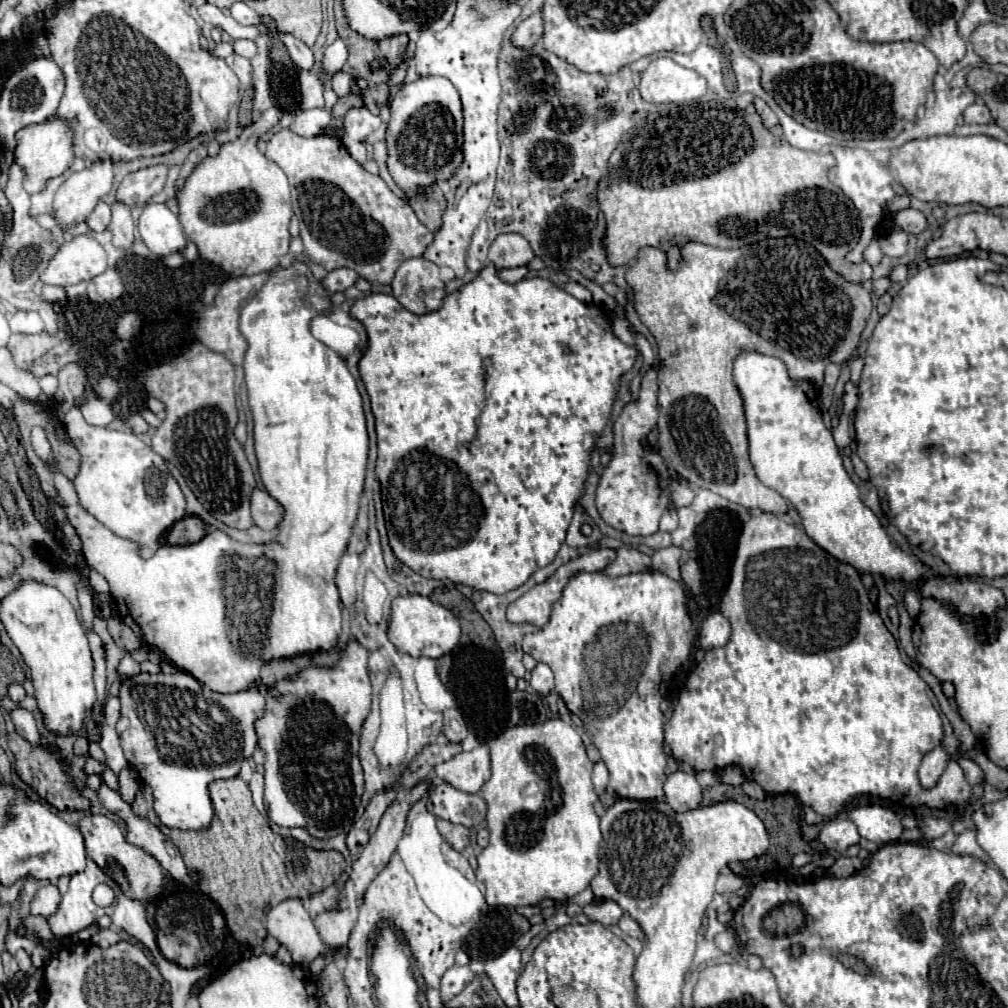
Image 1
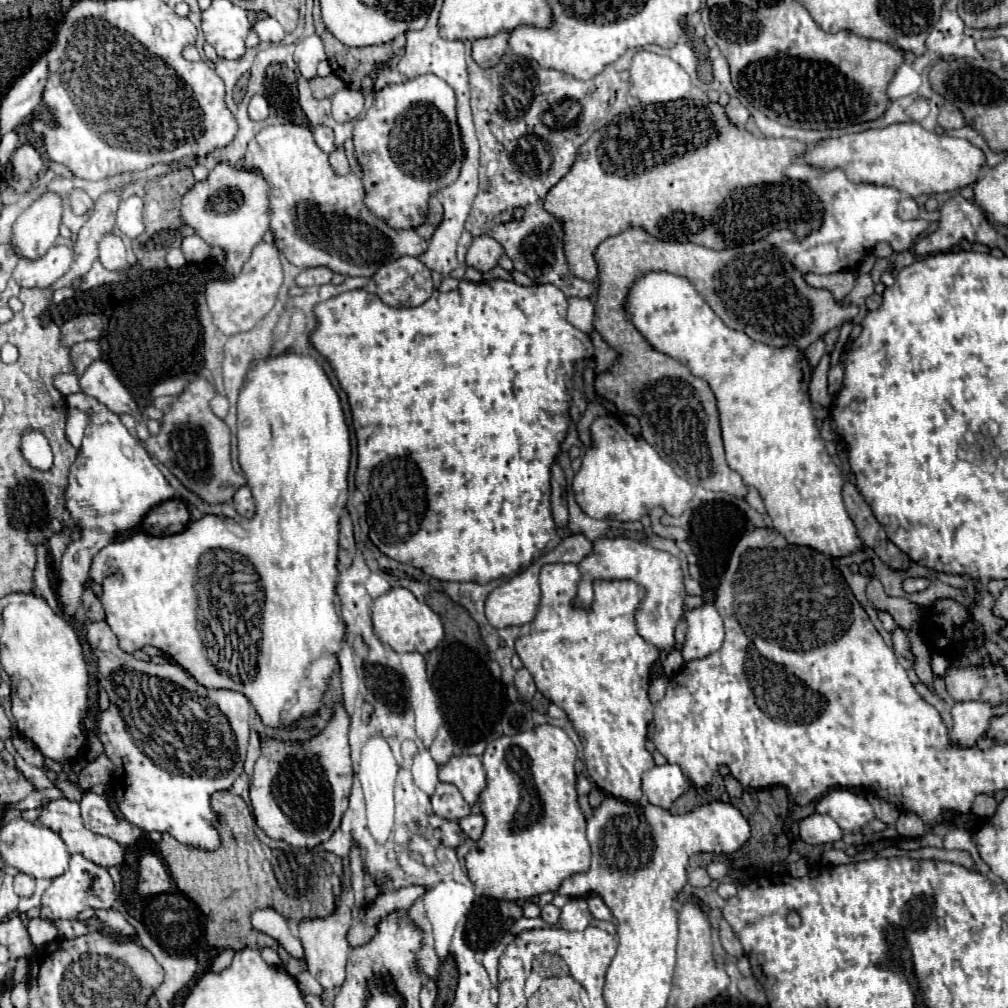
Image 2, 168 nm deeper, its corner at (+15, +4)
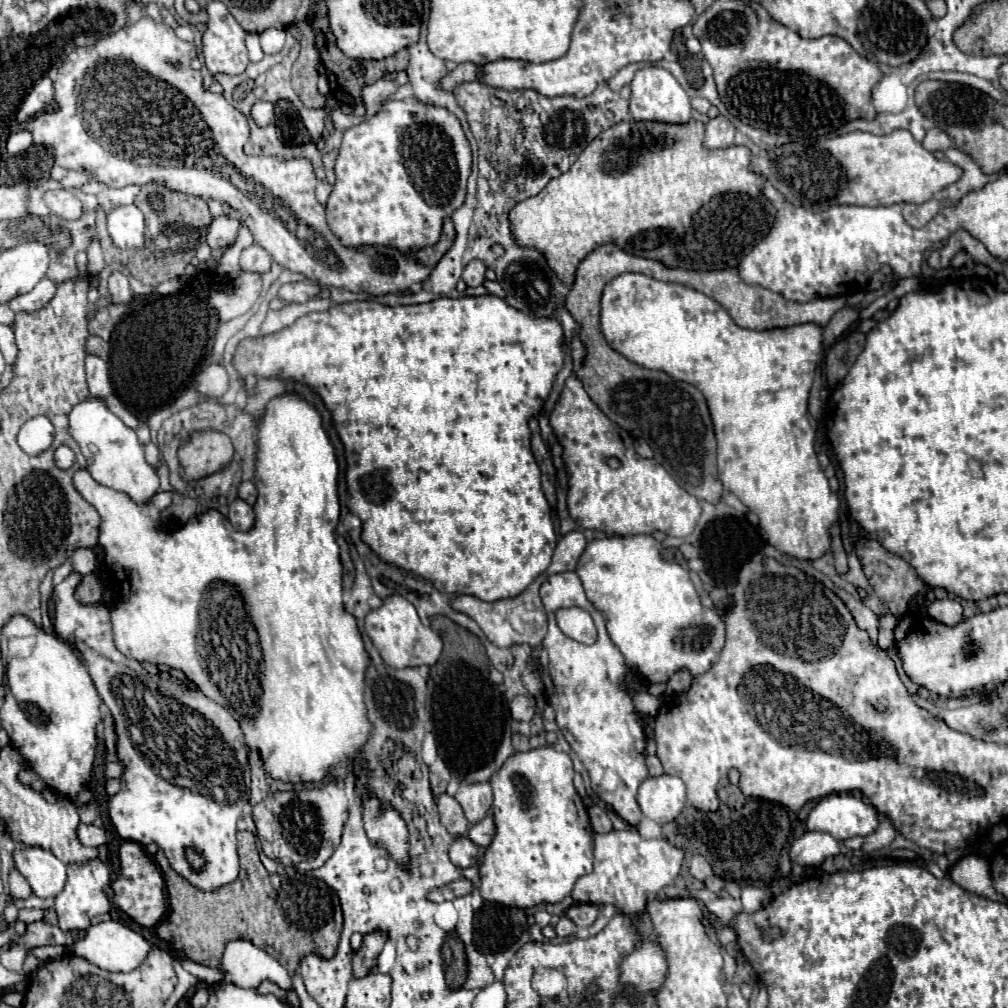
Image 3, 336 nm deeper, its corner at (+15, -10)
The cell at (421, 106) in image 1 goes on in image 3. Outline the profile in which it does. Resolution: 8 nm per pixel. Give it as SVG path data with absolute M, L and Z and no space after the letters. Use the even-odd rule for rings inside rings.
M414 98L386 100L372 118L360 122L344 134L334 166L334 192L326 204L328 226L346 246L394 246L404 254L432 246L440 238L444 218L448 218L464 202L470 166L470 144L458 118L448 112L448 108L426 104Z

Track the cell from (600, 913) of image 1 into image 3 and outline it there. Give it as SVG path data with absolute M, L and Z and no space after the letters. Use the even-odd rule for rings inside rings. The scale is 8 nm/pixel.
M562 916L560 918L560 922L556 924L556 934L560 936L560 938L566 938L566 936L576 936L578 934L578 926L568 918L568 916Z

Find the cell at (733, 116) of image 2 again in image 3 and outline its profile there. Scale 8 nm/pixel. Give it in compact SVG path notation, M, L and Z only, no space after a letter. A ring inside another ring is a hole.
M718 116L706 124L704 144L708 148L728 148L734 144L734 134L736 134L734 124L728 118Z

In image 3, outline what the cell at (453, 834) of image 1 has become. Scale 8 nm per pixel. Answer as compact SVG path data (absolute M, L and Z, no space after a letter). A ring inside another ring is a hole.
M458 836L452 846L450 846L450 860L458 866L458 868L468 868L472 866L474 858L478 854L478 848L476 844L472 844L468 838L464 836Z

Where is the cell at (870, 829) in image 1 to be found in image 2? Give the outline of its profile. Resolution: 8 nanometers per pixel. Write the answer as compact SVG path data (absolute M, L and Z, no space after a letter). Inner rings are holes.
M834 788L824 794L818 804L816 812L828 814L836 820L842 830L858 832L864 824L874 820L874 810L864 796L858 796L846 788Z

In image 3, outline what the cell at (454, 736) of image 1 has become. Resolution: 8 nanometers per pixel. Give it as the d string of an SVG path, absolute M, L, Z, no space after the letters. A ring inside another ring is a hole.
M438 758L432 766L430 766L430 784L432 784L432 792L434 796L440 796L446 792L446 784L450 780L450 772L448 766L444 764L442 758Z

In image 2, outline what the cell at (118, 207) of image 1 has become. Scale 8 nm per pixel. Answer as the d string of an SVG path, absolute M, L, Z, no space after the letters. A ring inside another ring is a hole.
M108 234L100 242L100 262L108 270L124 270L126 268L126 248L116 234Z

